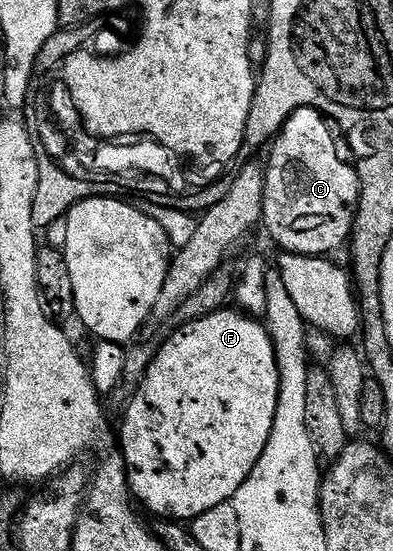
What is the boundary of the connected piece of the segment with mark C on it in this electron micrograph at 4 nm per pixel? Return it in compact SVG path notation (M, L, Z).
M300 109L295 111L289 118L285 120L281 127L280 133L277 134L275 140L272 142L269 153L269 165L264 166L265 170L265 199L263 201L263 211L261 212L263 218L263 229L273 236L273 241L278 245L278 250L286 253L298 253L304 257L324 257L326 255L333 255L337 248L344 246L348 242L353 232L353 220L357 214L357 204L361 198L361 180L357 174L356 164L347 162L341 158L341 153L337 150L337 137L334 126L331 124L330 118L326 117L317 109Z

